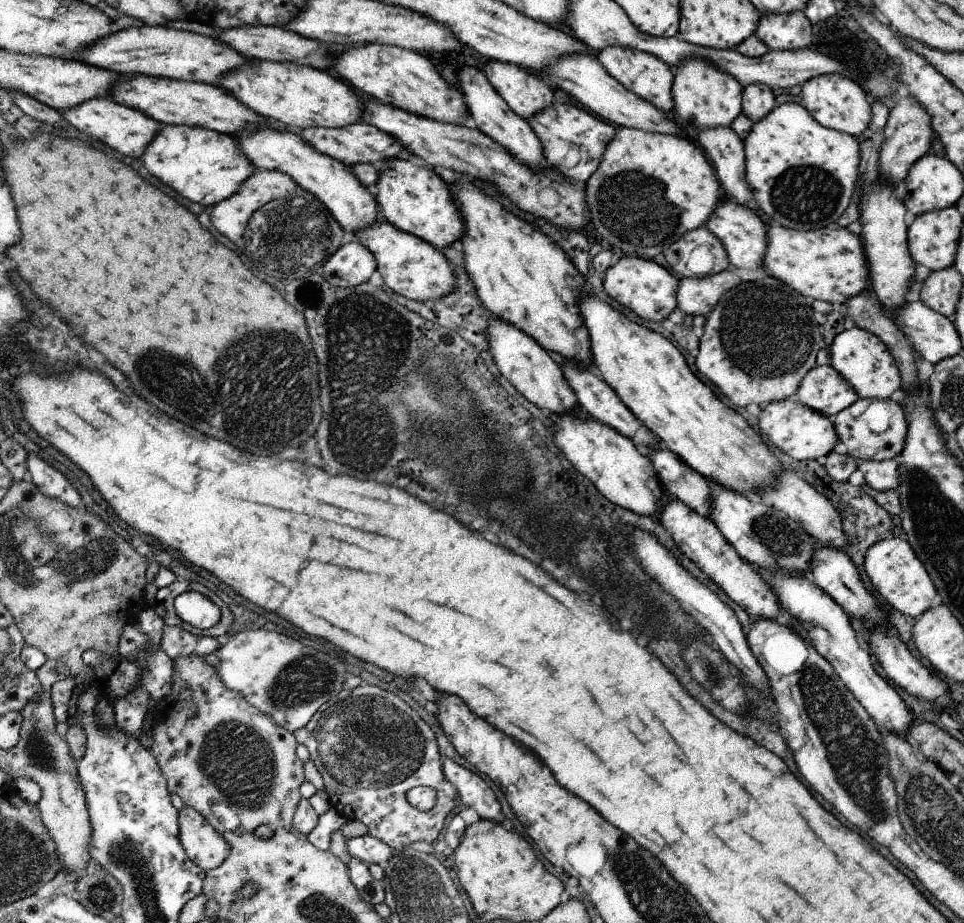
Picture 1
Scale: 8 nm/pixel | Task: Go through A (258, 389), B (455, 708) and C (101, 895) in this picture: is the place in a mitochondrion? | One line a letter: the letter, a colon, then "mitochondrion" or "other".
A: mitochondrion
B: other
C: mitochondrion

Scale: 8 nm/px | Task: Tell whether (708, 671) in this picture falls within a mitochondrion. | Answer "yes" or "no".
yes

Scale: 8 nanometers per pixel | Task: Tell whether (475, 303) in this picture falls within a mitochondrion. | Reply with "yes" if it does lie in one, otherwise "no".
no

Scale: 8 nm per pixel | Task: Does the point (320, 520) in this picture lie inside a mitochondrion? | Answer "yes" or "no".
no

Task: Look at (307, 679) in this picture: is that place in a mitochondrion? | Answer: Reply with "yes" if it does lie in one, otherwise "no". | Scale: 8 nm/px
yes

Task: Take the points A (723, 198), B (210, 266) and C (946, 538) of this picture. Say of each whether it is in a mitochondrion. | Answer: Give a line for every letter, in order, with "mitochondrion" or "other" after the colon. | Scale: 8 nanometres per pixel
A: other
B: other
C: mitochondrion

